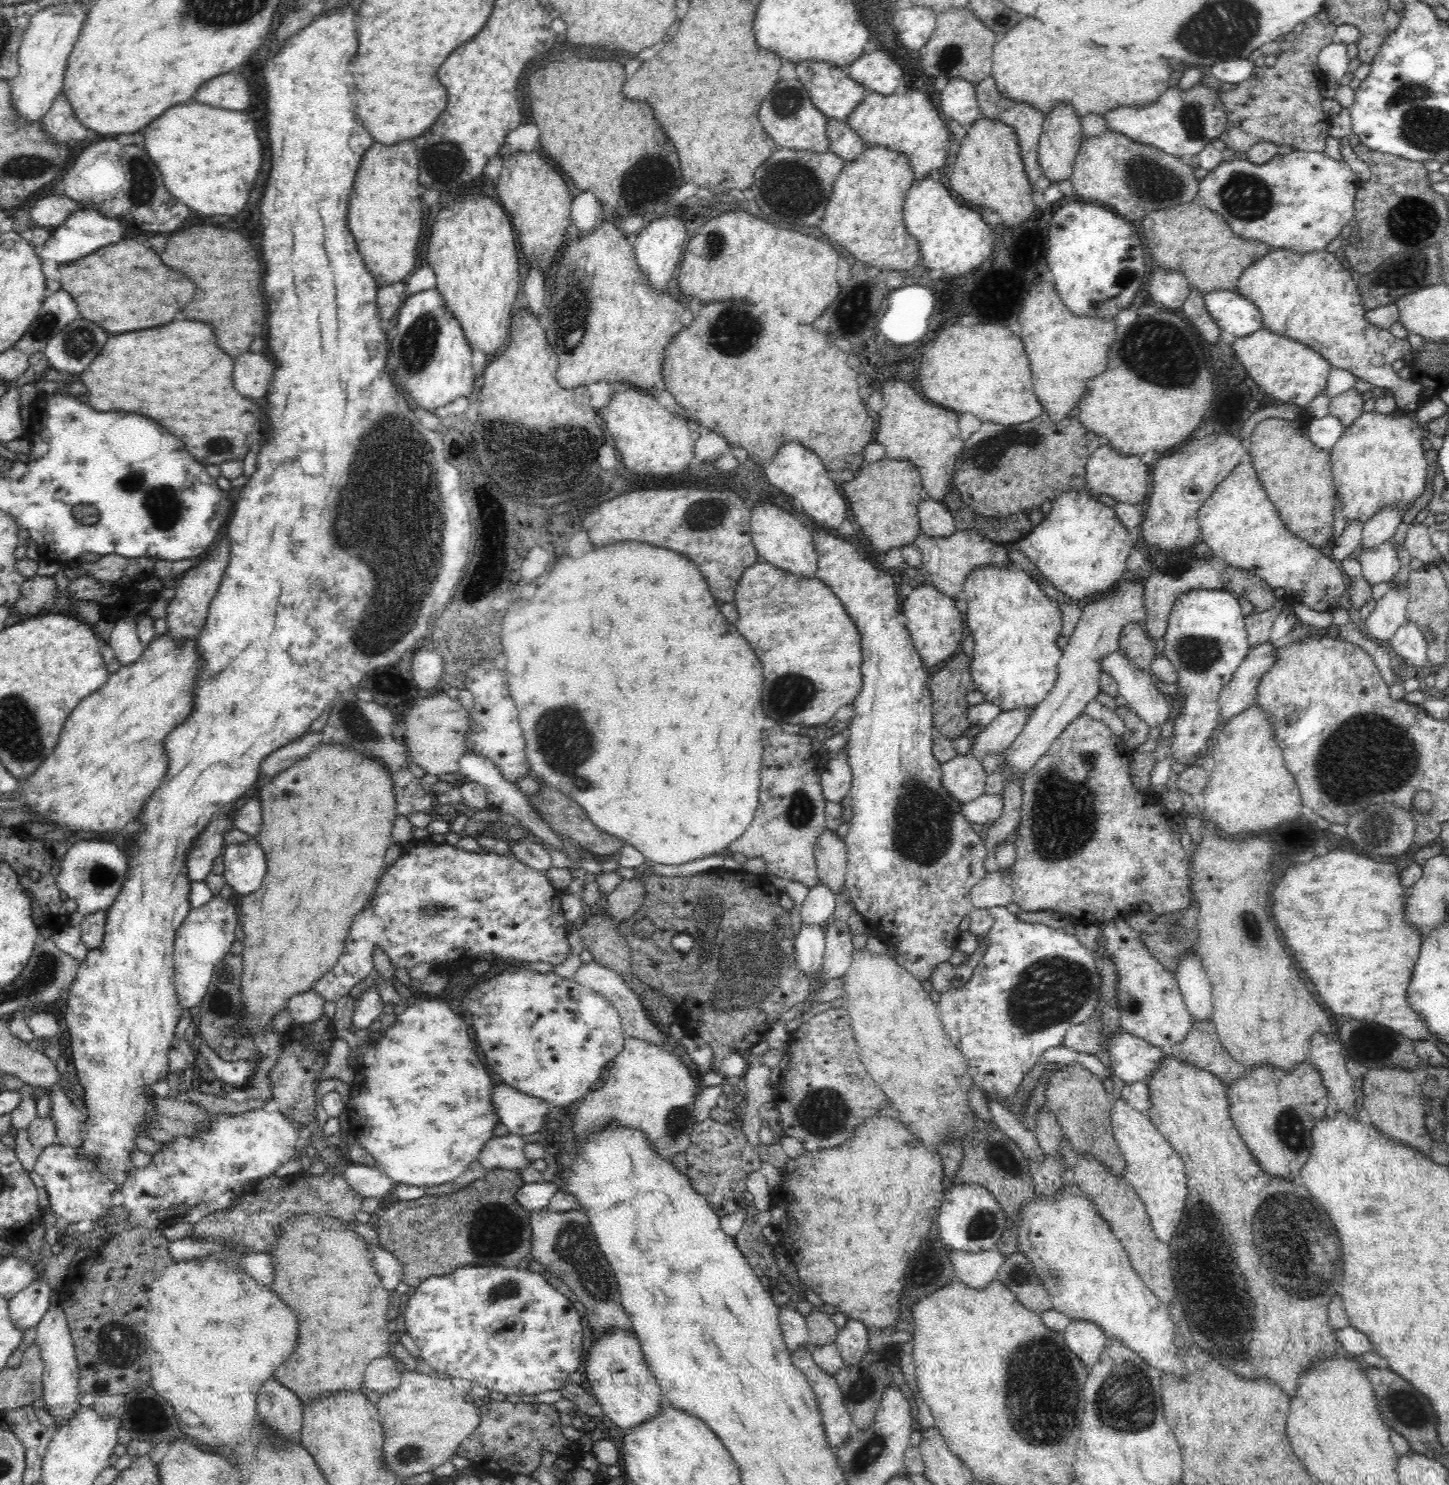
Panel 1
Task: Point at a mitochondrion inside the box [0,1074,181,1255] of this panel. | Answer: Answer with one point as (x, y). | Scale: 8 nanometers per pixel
(91, 1154)

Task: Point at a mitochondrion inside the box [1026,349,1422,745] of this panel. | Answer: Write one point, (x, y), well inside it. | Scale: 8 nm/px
(1199, 653)

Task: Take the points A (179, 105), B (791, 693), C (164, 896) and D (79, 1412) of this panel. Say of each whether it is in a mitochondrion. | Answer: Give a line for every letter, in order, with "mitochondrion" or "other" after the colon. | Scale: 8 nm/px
A: other
B: mitochondrion
C: other
D: other

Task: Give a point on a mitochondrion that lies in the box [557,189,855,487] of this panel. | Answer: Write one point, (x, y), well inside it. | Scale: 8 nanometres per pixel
(734, 331)

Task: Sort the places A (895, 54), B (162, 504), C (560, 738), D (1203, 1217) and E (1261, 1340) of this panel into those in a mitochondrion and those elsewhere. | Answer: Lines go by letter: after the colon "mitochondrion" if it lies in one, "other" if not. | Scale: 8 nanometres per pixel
A: other
B: mitochondrion
C: mitochondrion
D: mitochondrion
E: other

